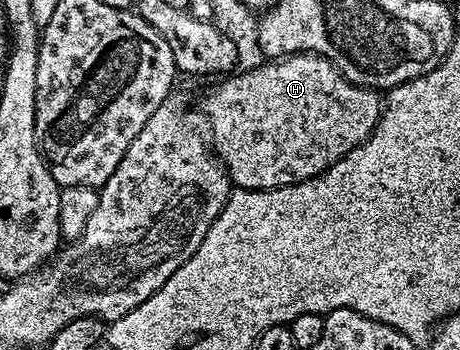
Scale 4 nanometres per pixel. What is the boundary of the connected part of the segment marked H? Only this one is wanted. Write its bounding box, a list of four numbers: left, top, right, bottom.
[204,53,382,191]

